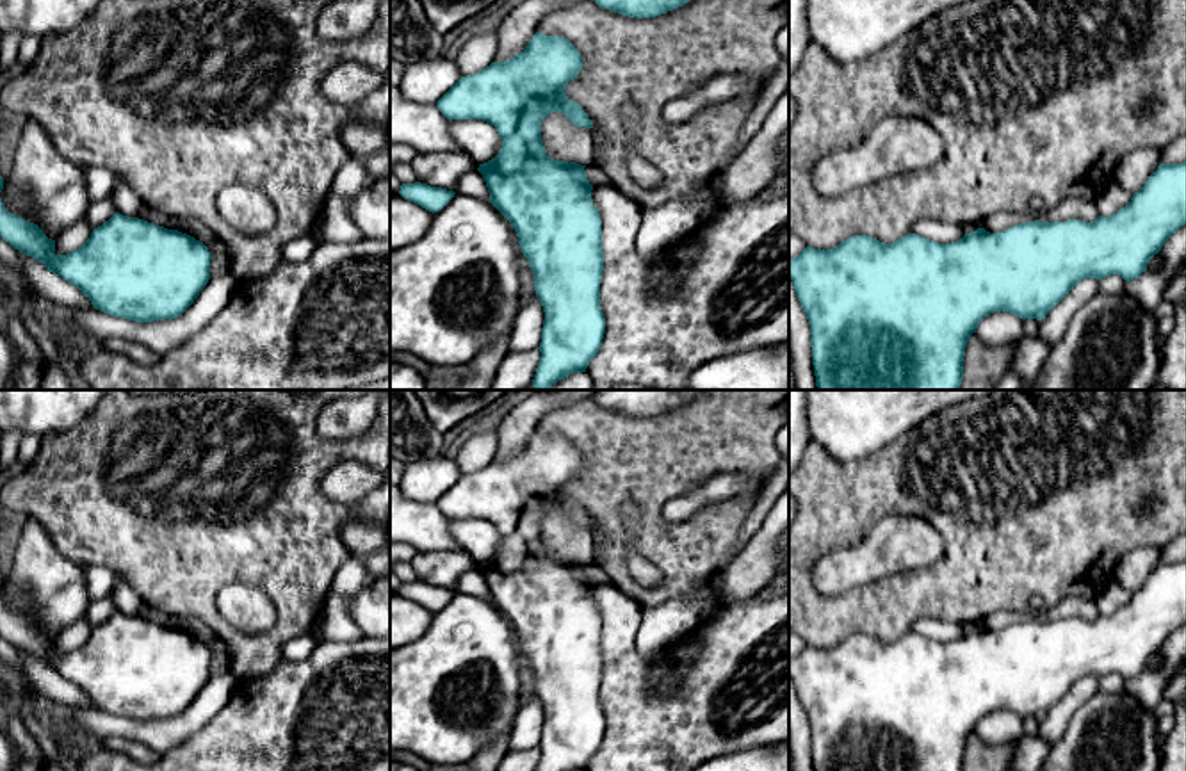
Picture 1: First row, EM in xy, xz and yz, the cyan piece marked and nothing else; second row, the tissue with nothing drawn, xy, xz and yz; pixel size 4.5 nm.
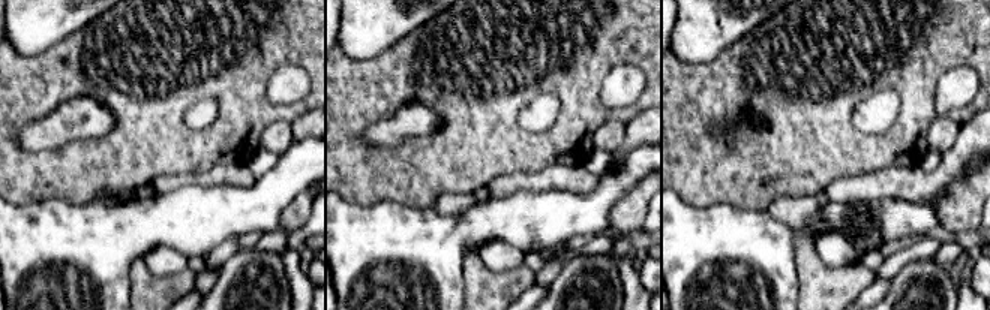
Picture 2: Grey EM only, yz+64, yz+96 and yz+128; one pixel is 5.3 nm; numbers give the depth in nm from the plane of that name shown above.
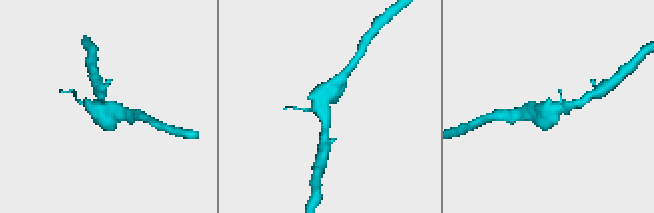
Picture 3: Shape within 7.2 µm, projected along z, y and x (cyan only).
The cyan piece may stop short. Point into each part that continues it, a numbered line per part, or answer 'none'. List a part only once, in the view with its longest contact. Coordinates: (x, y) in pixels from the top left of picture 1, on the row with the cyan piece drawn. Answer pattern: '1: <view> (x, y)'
none

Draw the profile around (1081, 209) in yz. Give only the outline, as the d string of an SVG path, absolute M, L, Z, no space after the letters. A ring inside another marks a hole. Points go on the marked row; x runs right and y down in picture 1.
M1067 198L1056 207L1052 207L1049 212L1040 215L1029 215L1029 214L1013 214L1013 212L997 212L987 217L981 224L990 233L997 233L1003 230L1008 230L1011 226L1017 226L1020 223L1031 223L1031 221L1047 221L1047 223L1065 223L1068 219L1079 219L1084 223L1092 223L1099 217L1095 199L1084 199L1084 198Z

